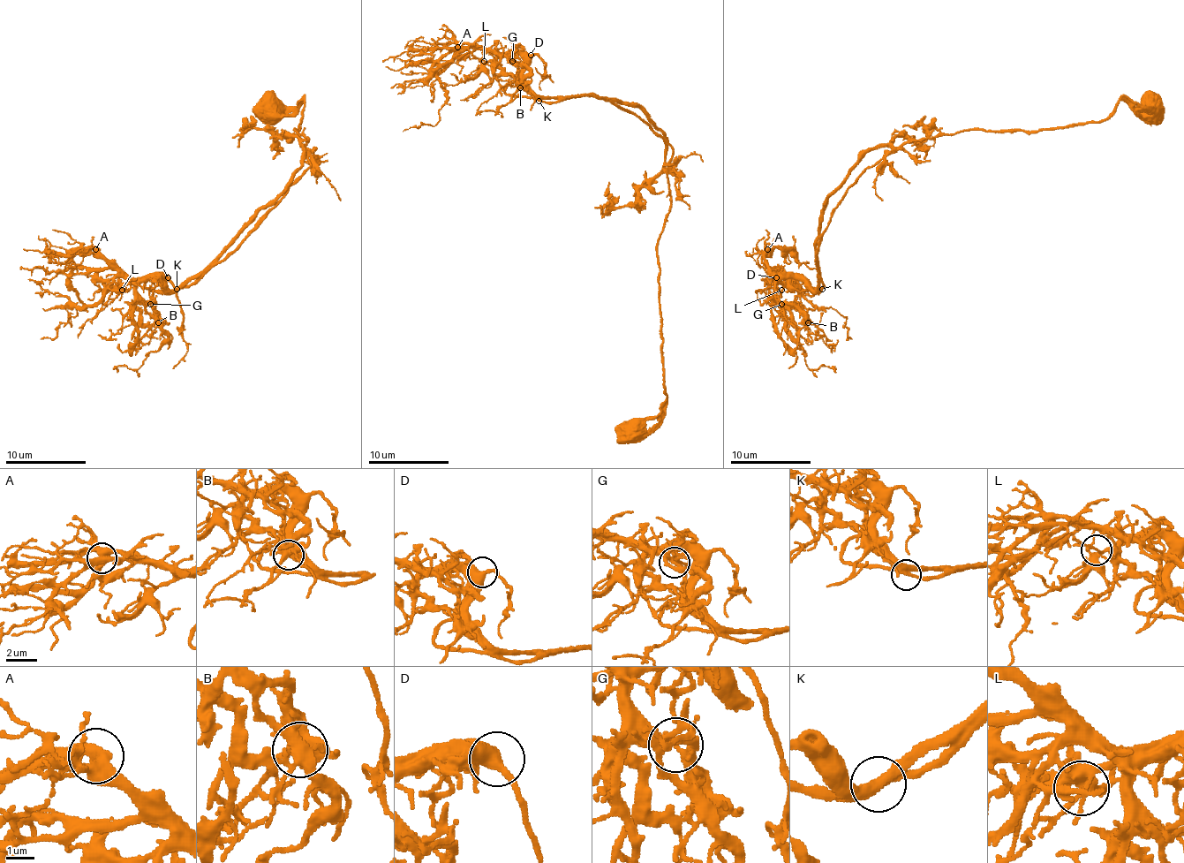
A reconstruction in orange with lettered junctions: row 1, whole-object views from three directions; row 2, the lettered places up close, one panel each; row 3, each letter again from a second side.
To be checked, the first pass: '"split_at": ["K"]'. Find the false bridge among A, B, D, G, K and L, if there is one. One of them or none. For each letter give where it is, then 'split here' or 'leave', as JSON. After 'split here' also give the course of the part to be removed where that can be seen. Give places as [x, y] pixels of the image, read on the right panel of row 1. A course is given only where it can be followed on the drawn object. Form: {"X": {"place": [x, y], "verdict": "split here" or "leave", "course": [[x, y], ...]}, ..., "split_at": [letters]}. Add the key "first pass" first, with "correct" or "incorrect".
{"first pass": "incorrect", "A": {"place": [767, 249], "verdict": "leave"}, "B": {"place": [808, 322], "verdict": "leave"}, "D": {"place": [776, 277], "verdict": "leave"}, "G": {"place": [781, 304], "verdict": "leave"}, "K": {"place": [822, 289], "verdict": "leave"}, "L": {"place": [781, 290], "verdict": "leave"}, "split_at": []}

